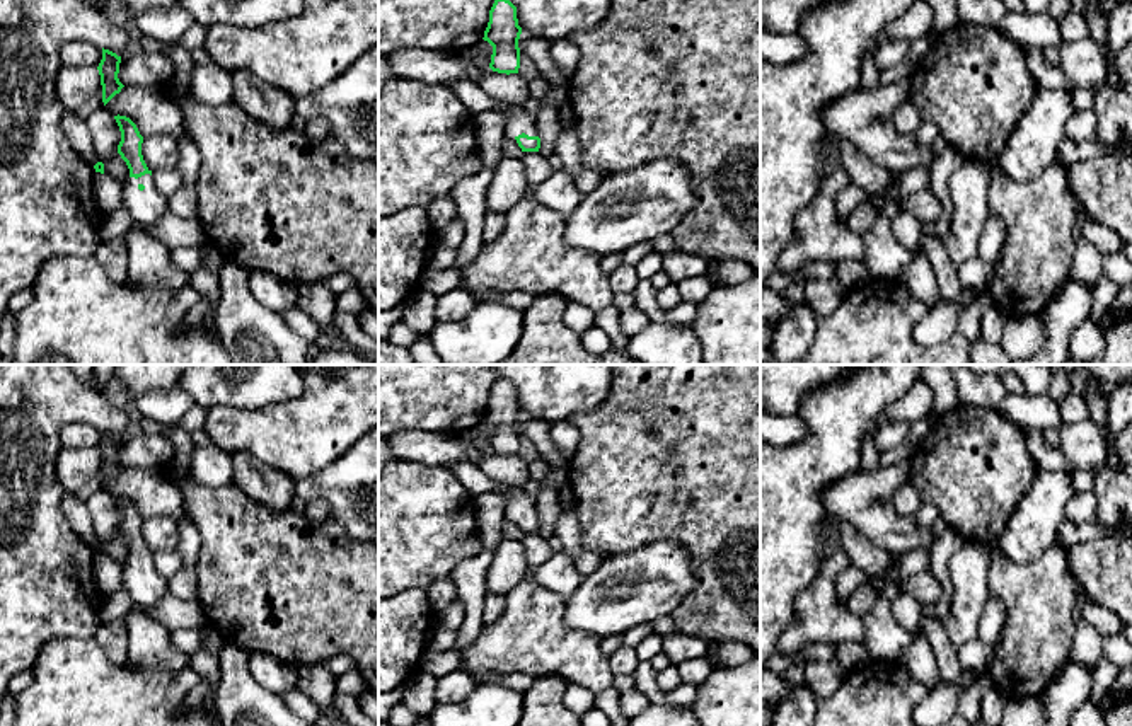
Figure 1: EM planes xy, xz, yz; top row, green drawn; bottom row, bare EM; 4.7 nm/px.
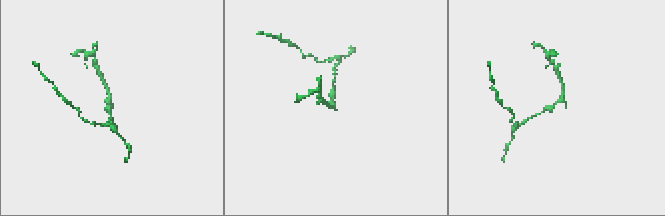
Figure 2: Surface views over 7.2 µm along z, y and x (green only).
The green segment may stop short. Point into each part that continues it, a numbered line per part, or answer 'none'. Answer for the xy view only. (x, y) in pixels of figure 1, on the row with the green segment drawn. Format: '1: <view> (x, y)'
1: xy (145, 207)

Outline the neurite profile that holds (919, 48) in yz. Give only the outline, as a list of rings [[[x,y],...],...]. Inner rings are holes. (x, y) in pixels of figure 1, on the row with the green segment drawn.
[[[922,36],[922,37],[919,37],[919,39],[915,39],[915,41],[910,43],[909,55],[907,55],[907,61],[914,68],[917,68],[919,63],[929,53],[929,49],[931,49],[931,39],[933,39],[933,36]]]

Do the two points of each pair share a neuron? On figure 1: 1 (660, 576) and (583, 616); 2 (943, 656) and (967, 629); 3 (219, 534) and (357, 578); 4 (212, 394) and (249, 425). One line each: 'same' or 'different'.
1: same
2: different
3: same
4: different

